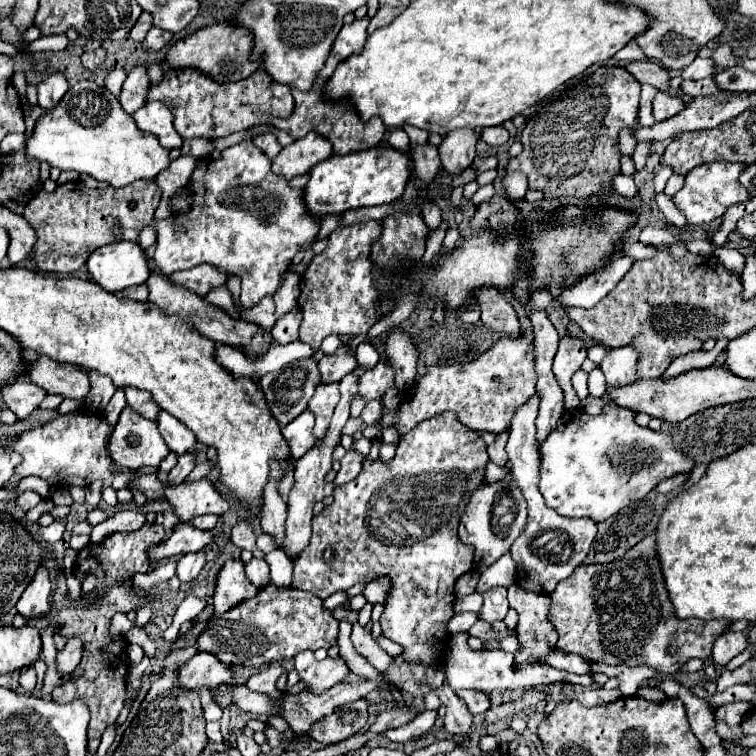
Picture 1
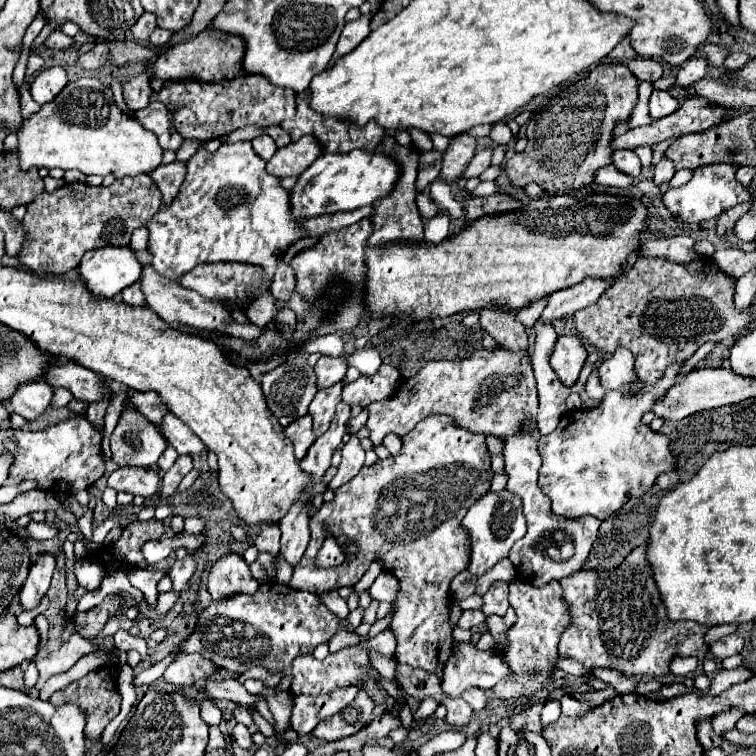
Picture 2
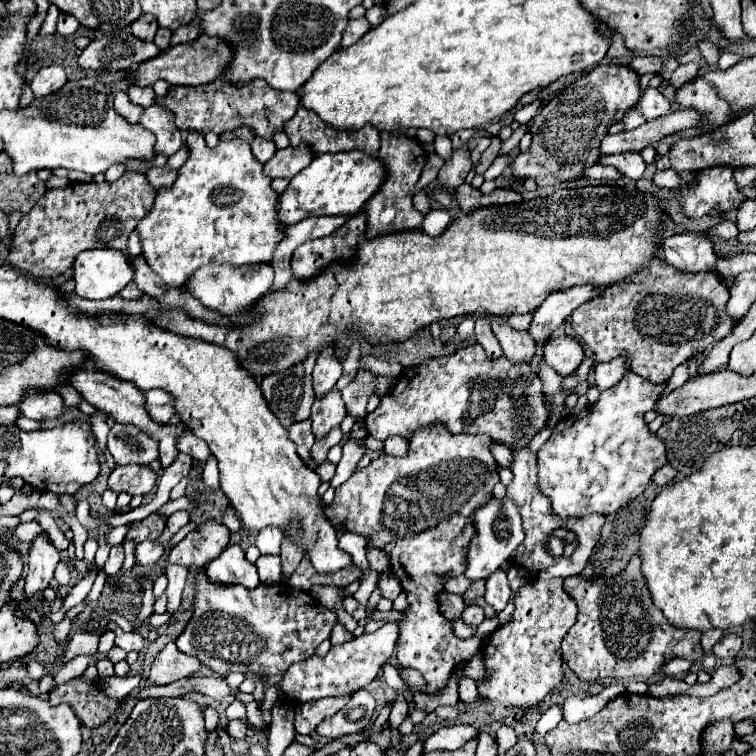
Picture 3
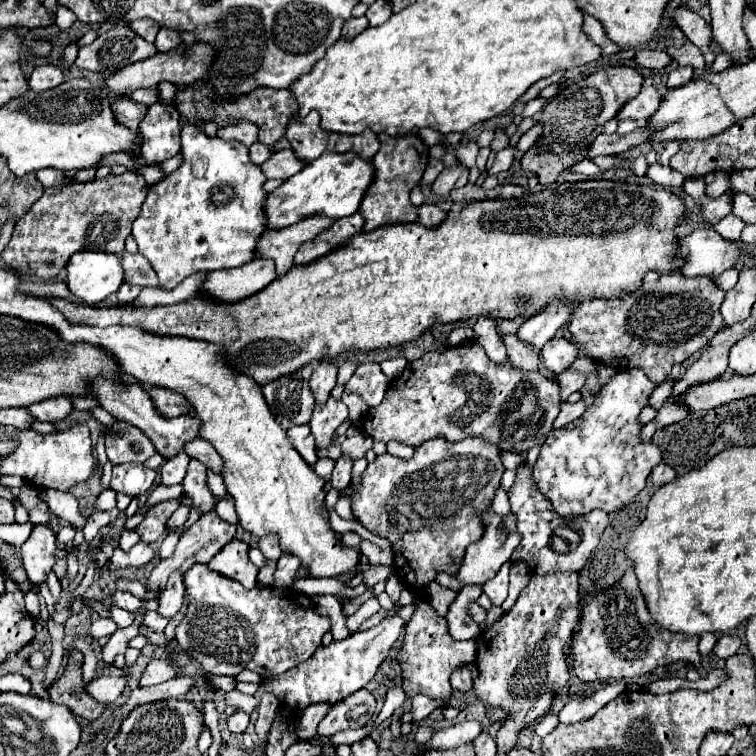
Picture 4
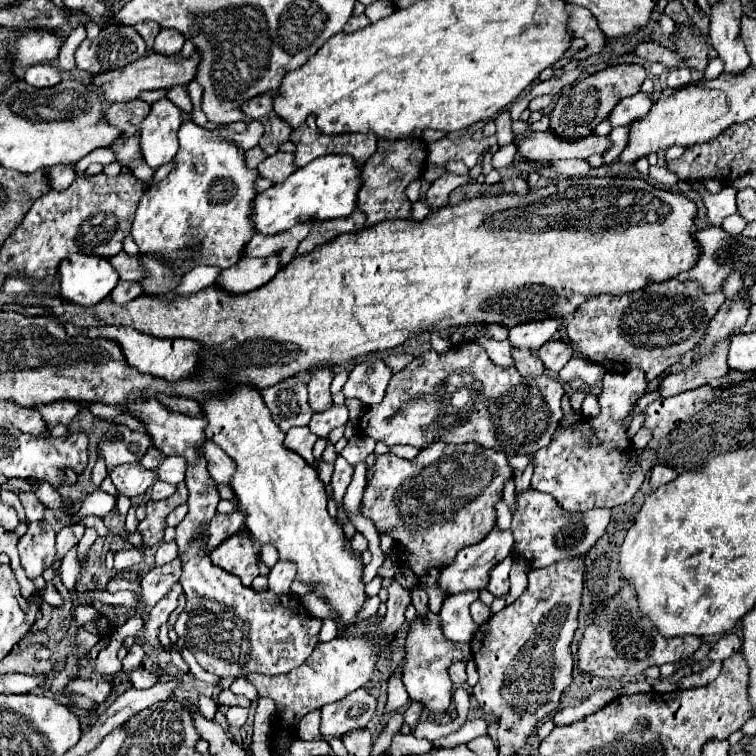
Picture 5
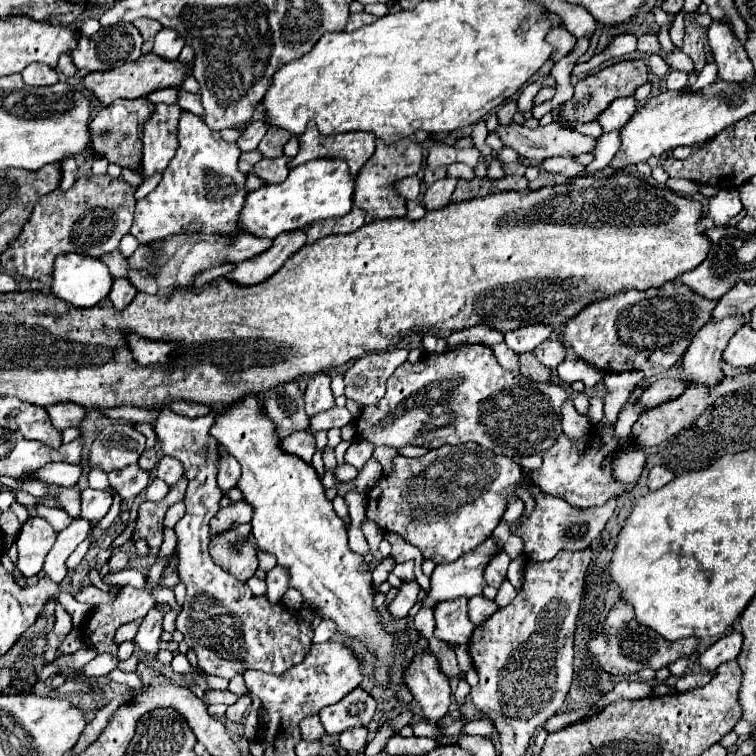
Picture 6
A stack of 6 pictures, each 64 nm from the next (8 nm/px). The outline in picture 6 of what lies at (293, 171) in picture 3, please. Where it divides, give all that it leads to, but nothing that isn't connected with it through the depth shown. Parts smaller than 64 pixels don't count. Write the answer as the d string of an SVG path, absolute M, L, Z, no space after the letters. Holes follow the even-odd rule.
M280 156L280 158L264 158L260 160L254 170L256 176L260 176L262 180L266 180L268 184L274 182L284 182L288 178L290 172L290 158L288 156Z

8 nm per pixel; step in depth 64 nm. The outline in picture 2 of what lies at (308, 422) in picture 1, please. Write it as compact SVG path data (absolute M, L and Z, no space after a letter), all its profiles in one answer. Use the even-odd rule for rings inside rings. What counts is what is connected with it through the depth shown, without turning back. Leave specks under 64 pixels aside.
M302 416L298 420L294 420L290 426L284 428L284 434L292 440L294 444L294 456L296 460L302 460L308 452L308 448L314 444L316 436L312 432L312 416Z

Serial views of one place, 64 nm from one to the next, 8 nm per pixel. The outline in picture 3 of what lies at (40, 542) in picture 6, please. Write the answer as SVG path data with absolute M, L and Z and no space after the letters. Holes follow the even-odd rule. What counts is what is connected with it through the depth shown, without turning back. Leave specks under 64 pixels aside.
M46 534L34 538L32 550L28 556L28 576L26 576L26 586L24 586L26 600L40 596L42 590L48 588L50 580L54 578L54 568L58 560L60 560L60 554L52 546Z

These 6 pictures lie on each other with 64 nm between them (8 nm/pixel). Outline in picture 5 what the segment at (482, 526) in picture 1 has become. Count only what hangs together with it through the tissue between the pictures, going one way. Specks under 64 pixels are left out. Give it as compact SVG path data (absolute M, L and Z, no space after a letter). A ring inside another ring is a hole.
M494 526L492 532L482 542L478 542L474 546L468 546L468 548L458 552L456 560L448 568L444 568L440 572L440 580L438 580L440 586L448 594L456 594L456 592L464 592L464 590L482 590L488 584L488 580L490 580L490 570L498 562L502 562L506 556L510 556L512 546L514 546L512 532L510 530L500 530L498 526Z

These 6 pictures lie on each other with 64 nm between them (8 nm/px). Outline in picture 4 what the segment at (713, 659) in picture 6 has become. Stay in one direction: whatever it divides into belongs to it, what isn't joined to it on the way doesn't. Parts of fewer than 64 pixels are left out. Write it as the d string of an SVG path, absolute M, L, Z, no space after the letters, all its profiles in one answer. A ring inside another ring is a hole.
M724 634L724 636L718 638L718 642L716 642L716 646L714 646L714 656L726 660L726 658L734 656L734 654L738 652L738 648L740 648L740 638L738 638L738 636Z

